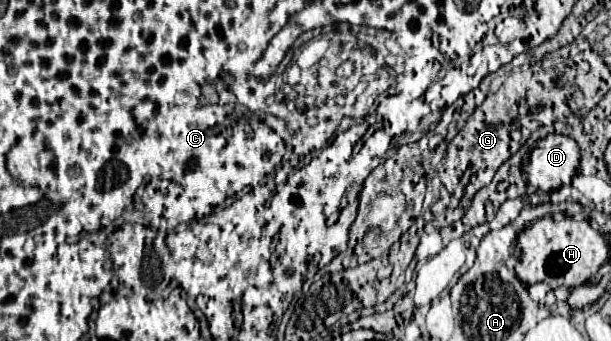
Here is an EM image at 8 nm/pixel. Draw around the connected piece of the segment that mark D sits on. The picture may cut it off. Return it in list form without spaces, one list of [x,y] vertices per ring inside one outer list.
[[[547,134],[537,140],[535,148],[529,154],[525,166],[527,182],[537,190],[551,192],[565,184],[571,184],[571,178],[579,168],[579,146],[569,136]]]

